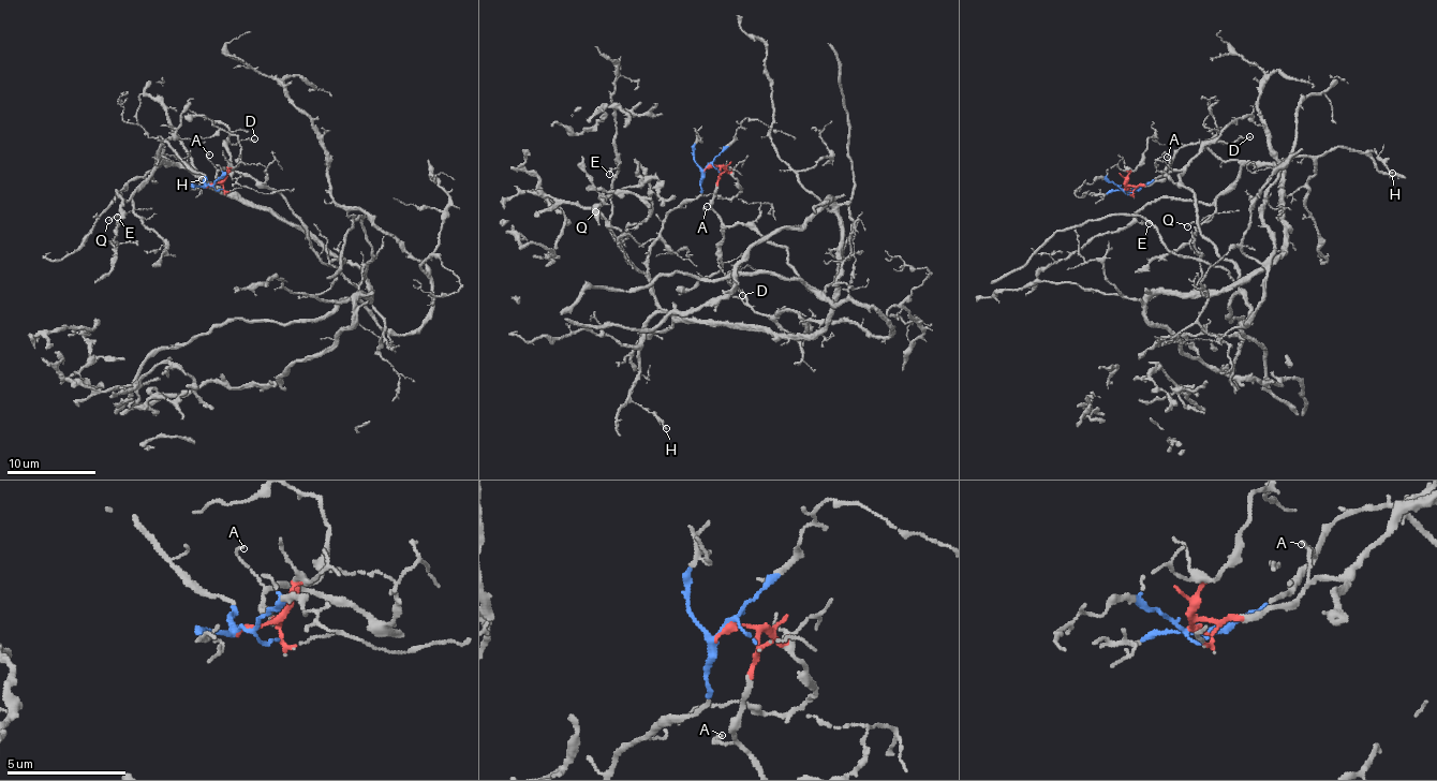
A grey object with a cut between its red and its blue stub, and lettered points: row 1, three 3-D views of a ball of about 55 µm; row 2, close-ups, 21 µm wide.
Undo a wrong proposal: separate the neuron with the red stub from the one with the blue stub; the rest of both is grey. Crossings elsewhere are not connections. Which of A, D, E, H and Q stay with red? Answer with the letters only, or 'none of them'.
A, D

